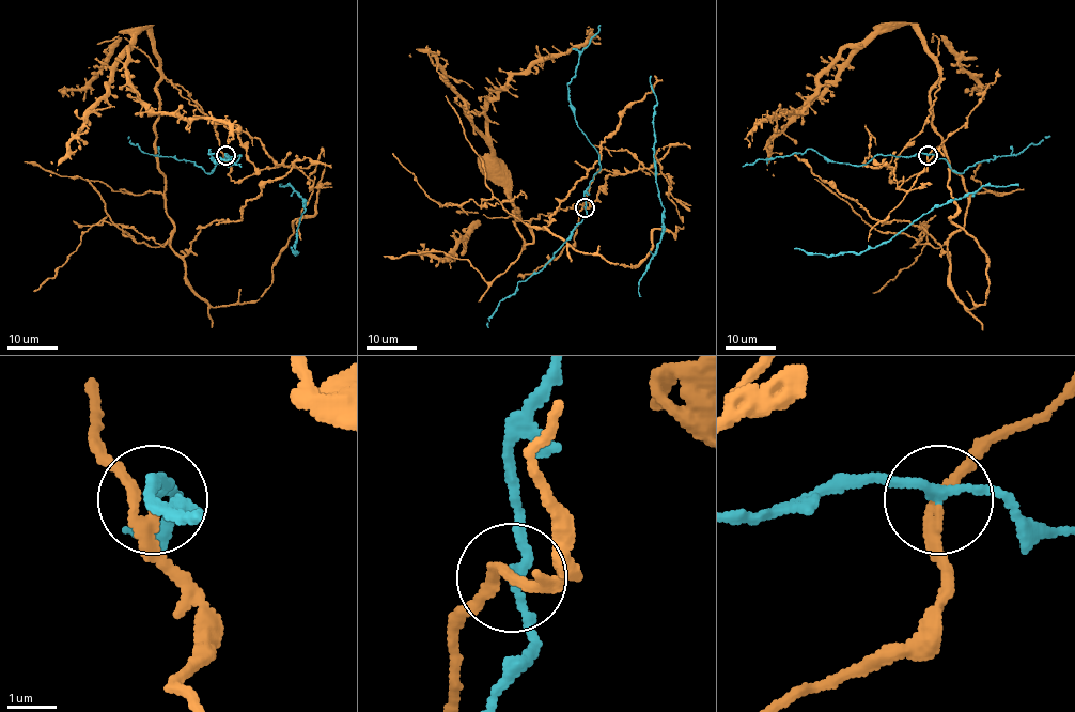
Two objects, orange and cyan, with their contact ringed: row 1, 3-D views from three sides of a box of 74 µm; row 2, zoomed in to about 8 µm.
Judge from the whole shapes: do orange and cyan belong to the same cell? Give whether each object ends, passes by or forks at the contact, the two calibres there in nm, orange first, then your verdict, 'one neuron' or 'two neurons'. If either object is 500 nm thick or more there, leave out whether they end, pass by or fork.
orange passes by; cyan passes by; 180 nm thick on the orange side, 200 nm on the other; two neurons

